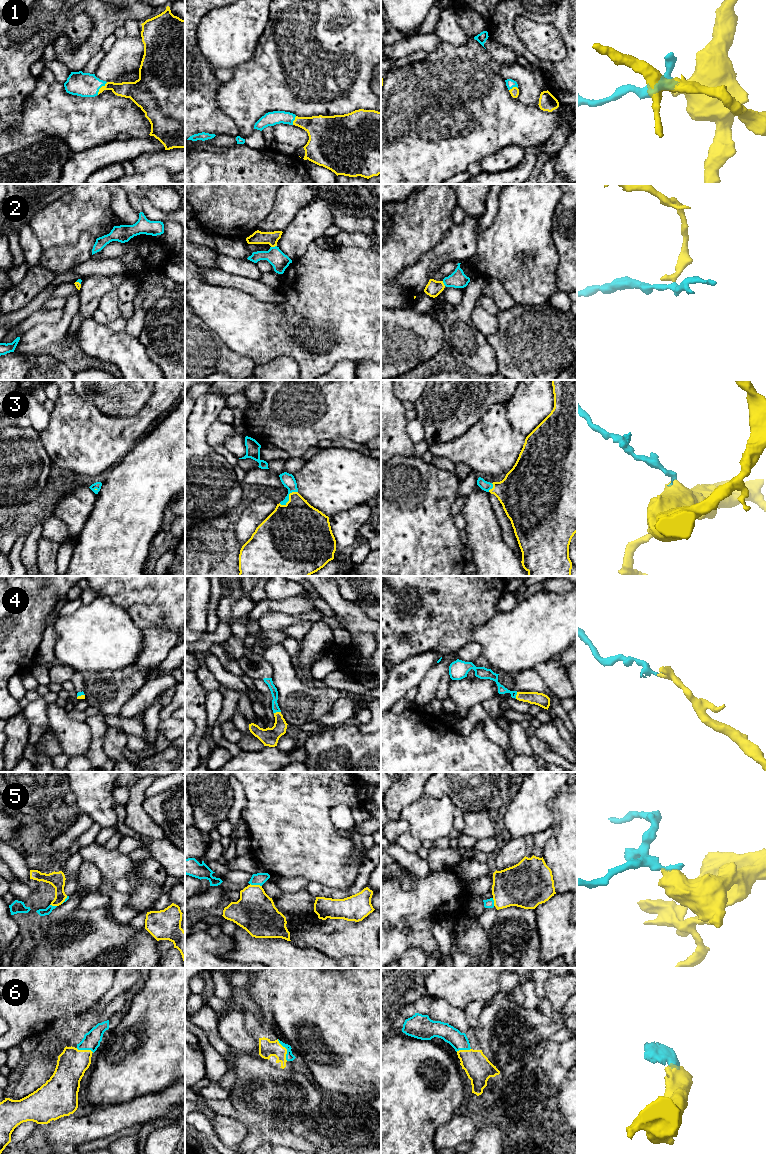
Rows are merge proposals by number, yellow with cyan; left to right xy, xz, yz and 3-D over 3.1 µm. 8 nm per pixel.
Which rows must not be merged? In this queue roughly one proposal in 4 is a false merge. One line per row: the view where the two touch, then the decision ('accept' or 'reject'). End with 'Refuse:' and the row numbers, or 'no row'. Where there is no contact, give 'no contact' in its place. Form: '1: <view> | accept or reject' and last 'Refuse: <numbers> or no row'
1: xy | accept
2: xz | accept
3: xz | accept
4: xz | accept
5: xz | reject
6: xz | accept
Refuse: 5

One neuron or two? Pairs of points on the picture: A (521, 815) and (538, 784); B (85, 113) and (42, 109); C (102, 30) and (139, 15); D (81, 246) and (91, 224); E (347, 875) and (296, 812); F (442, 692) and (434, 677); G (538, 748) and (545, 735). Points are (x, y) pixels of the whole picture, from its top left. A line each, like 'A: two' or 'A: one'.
A: one
B: one
C: one
D: two
E: one
F: two
G: two

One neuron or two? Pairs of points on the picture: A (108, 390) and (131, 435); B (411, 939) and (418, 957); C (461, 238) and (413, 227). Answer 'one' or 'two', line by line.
A: two
B: two
C: two

